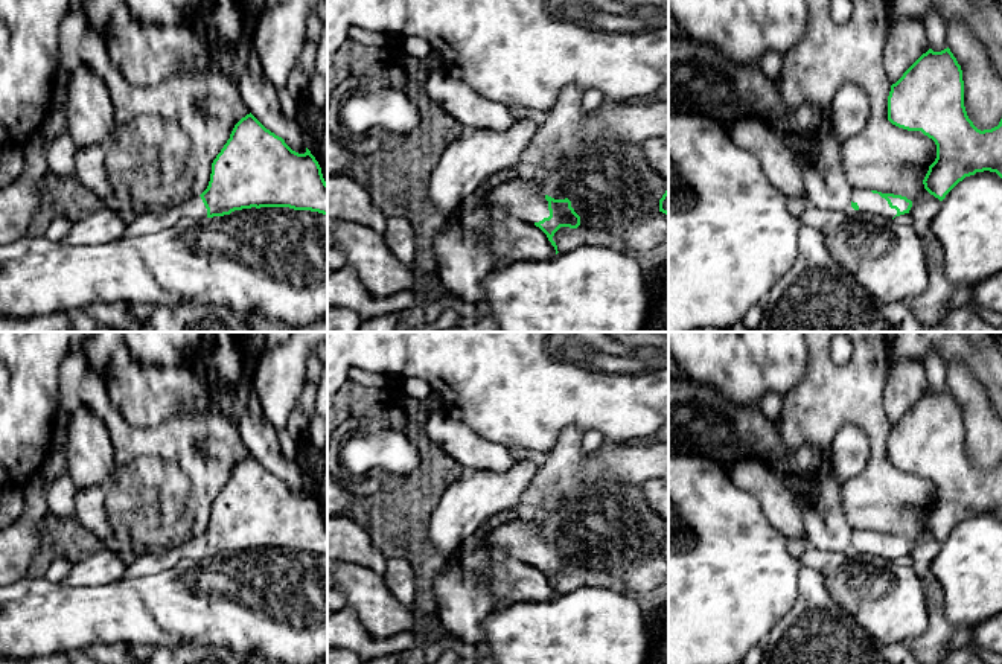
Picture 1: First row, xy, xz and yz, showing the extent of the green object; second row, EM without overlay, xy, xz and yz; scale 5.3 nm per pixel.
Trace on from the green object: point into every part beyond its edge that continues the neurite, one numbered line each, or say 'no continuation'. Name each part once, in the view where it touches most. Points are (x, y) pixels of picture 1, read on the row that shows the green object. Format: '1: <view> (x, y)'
1: yz (873, 203)

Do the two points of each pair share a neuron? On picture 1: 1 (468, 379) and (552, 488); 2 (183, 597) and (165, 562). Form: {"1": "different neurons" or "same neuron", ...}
{"1": "different neurons", "2": "different neurons"}

